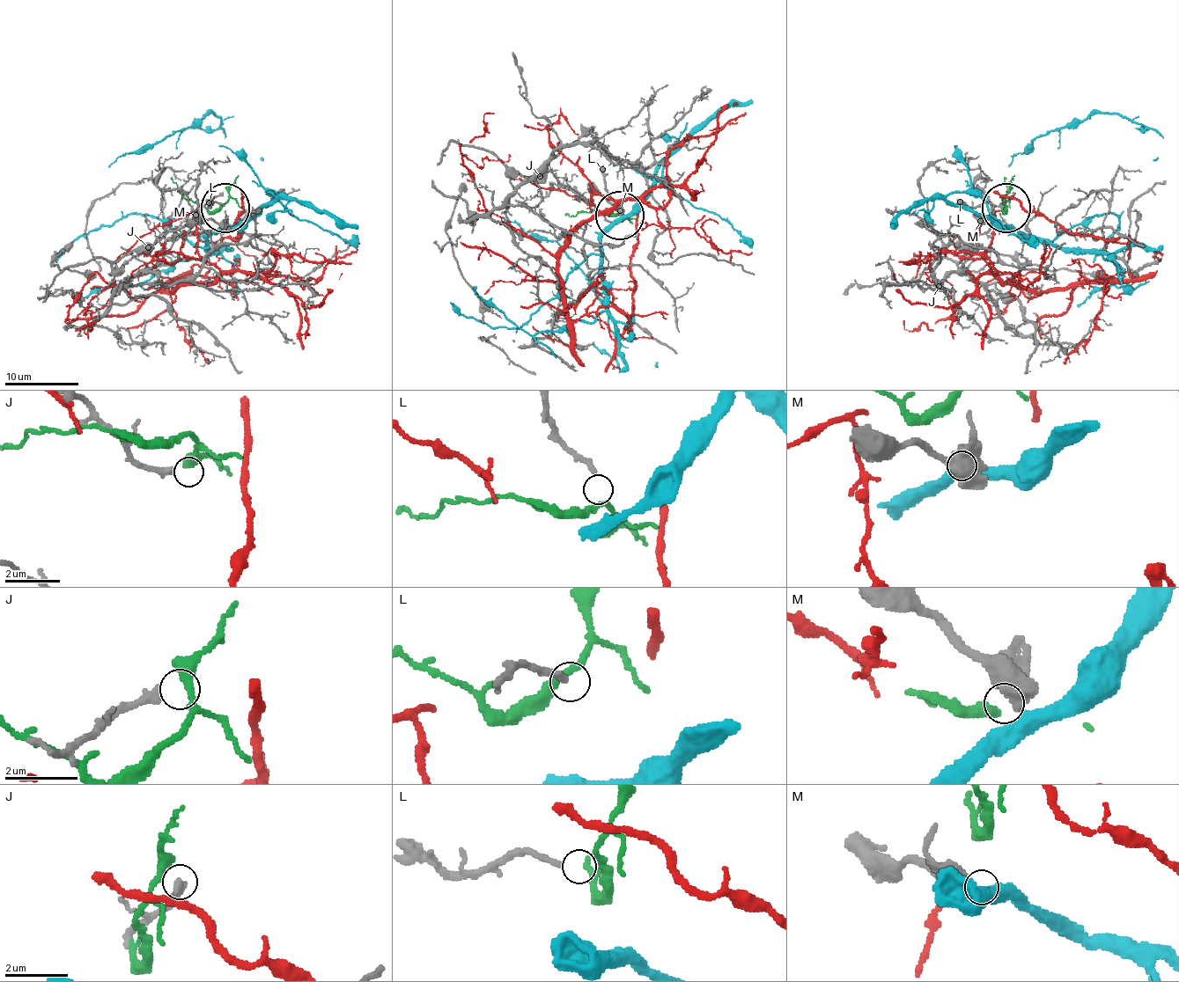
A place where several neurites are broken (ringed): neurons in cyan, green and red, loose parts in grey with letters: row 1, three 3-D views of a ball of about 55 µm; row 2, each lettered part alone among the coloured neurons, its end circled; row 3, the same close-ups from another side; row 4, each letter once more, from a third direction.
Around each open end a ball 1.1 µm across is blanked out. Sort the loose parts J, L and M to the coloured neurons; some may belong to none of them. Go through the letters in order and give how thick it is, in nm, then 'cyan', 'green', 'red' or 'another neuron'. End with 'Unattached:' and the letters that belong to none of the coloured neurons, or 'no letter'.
J: 240 nm thick; another neuron
L: 180 nm thick; another neuron
M: 400 nm thick; another neuron
Unattached: J, L, M

